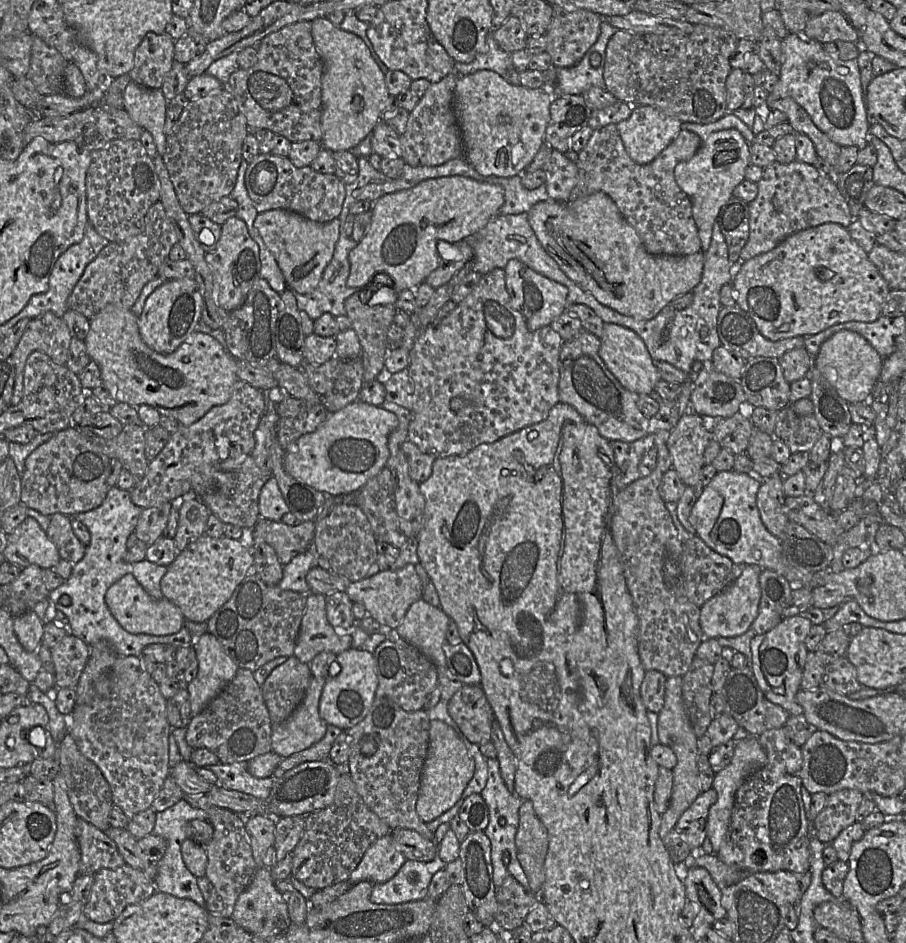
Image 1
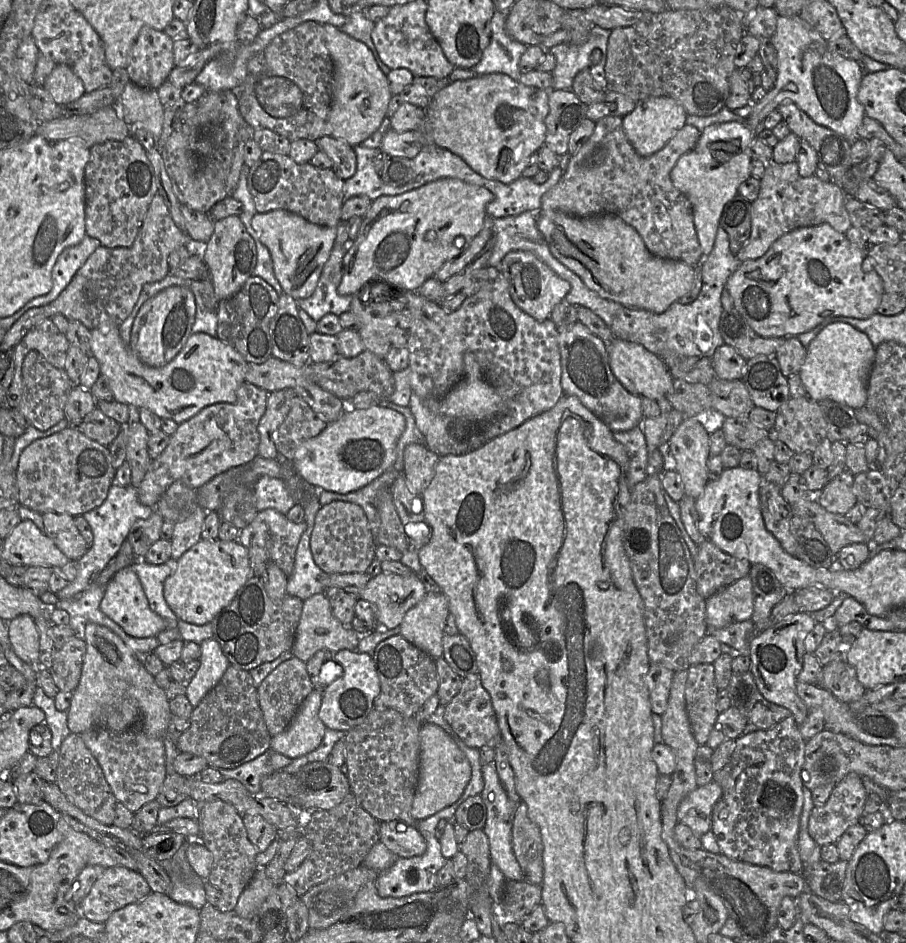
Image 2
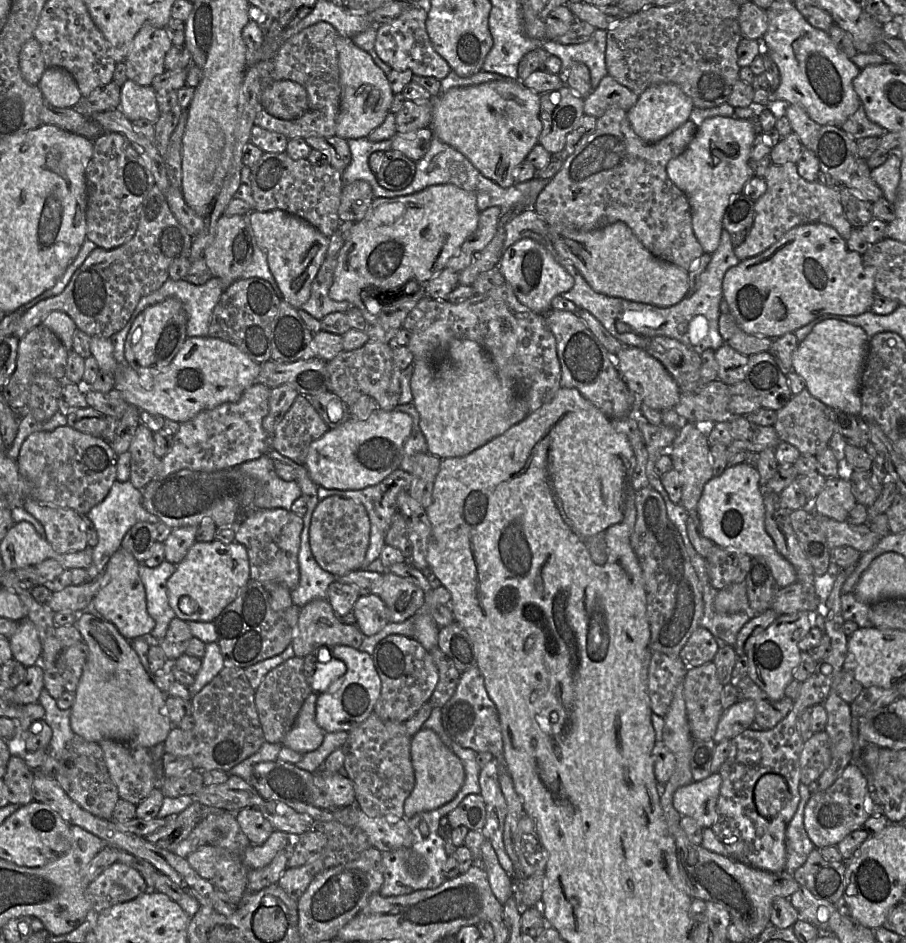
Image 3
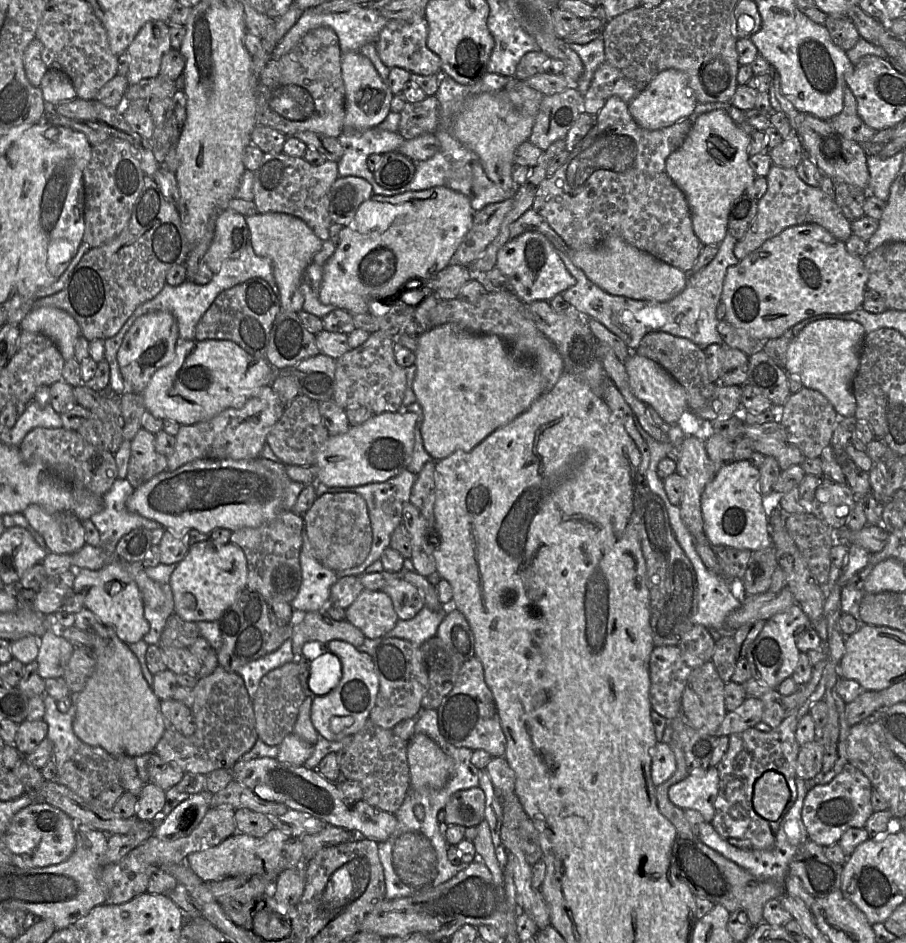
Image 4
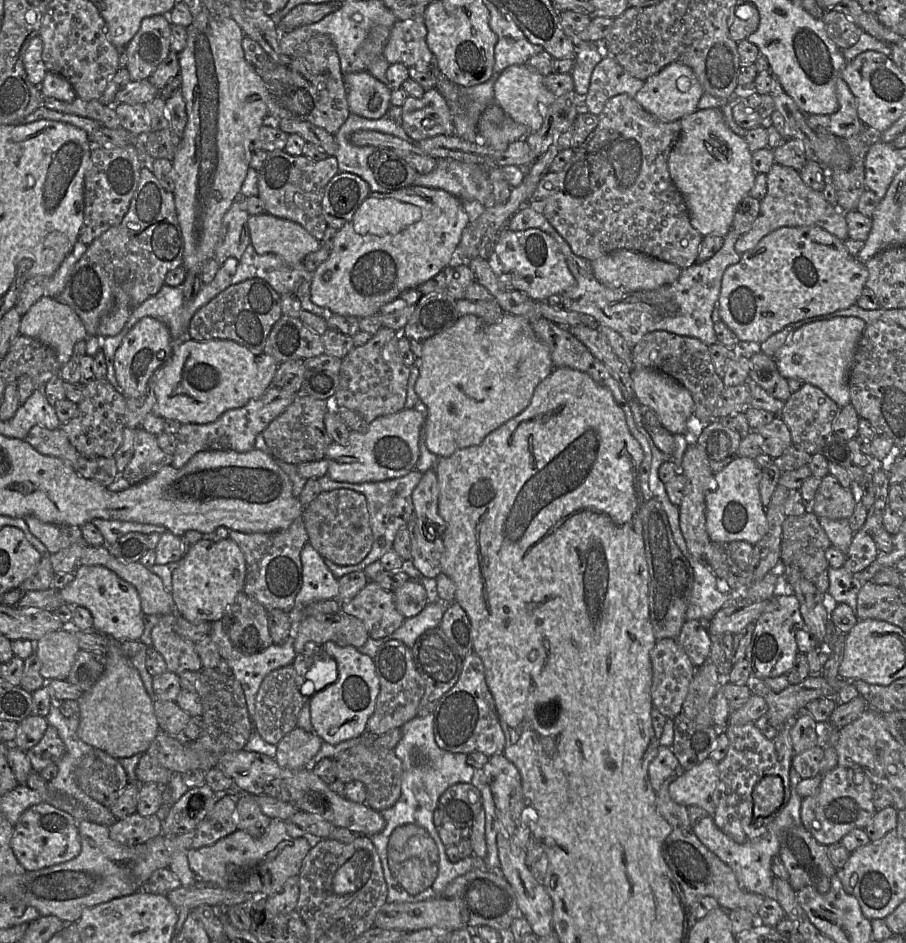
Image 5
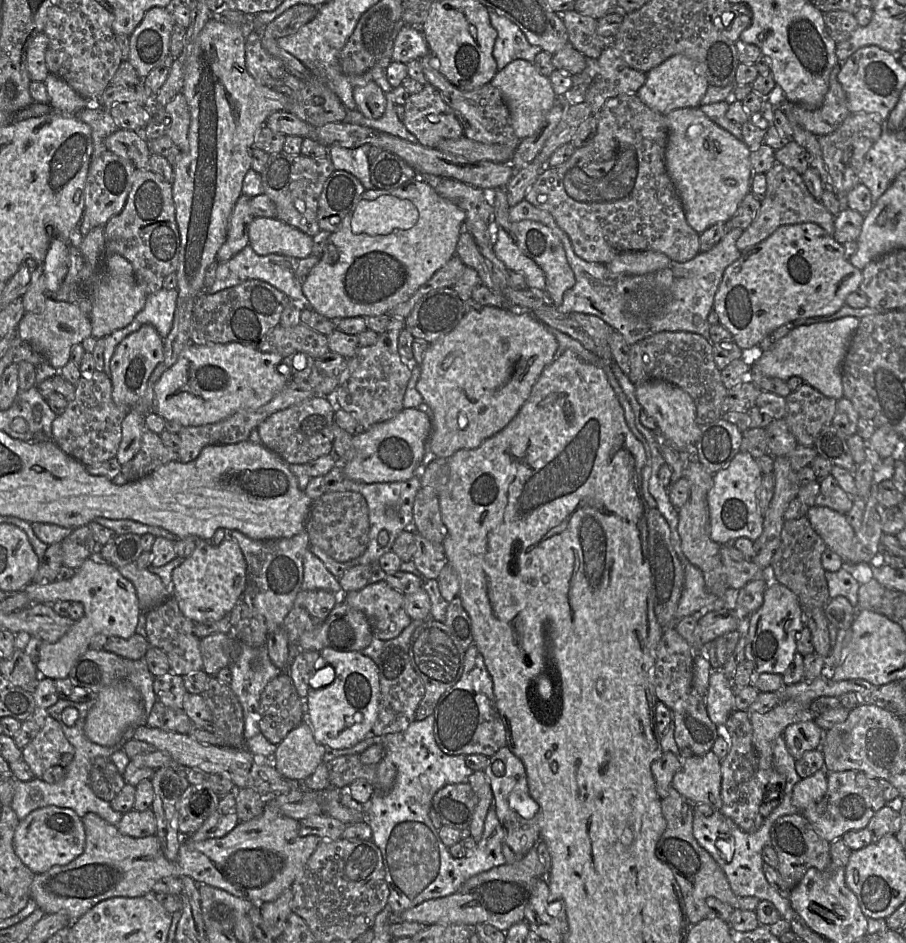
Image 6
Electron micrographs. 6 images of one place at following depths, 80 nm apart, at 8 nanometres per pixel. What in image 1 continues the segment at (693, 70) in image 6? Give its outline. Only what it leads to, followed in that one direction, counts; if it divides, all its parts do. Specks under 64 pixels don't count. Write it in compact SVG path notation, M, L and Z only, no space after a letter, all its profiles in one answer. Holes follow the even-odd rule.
M649 105L634 108L631 116L617 124L619 135L629 157L637 164L652 162L679 134L682 122Z

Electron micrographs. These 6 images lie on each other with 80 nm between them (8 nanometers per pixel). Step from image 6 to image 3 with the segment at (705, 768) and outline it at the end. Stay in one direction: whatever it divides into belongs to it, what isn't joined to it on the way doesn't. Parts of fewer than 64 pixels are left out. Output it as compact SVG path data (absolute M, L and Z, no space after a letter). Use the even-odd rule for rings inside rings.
M711 773L701 781L678 788L673 795L674 808L681 816L693 818L702 828L711 827L716 820L721 782L719 773Z

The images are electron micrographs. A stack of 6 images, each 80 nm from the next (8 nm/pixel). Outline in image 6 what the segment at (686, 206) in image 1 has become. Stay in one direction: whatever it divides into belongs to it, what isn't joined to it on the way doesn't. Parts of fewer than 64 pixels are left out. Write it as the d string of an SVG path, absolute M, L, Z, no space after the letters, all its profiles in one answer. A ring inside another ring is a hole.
M622 94L606 101L598 113L597 132L586 145L576 149L571 158L557 167L545 167L535 183L528 190L525 199L533 206L549 212L557 225L568 235L576 255L587 262L607 264L617 255L632 251L656 251L665 254L670 260L683 263L693 259L700 252L700 235L690 227L677 191L667 173L665 152L668 138L668 128L665 116L650 109L637 94Z

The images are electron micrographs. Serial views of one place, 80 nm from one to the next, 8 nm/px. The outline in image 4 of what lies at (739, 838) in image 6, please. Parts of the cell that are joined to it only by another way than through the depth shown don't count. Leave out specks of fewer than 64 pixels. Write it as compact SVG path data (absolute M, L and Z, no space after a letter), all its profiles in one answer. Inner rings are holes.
M796 777L796 789L797 798L789 812L784 817L776 834L775 843L771 848L763 850L751 850L733 846L725 841L715 831L712 824L708 822L704 822L701 825L698 838L702 843L709 846L728 860L747 870L757 879L783 884L789 872L789 865L792 862L797 850L801 845L809 840L801 817L803 802L809 790L806 788L805 781L799 777Z

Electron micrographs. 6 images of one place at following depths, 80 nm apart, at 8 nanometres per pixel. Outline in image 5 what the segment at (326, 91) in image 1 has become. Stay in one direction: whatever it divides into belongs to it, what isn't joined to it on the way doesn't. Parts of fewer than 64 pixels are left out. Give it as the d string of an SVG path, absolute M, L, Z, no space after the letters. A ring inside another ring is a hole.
M369 71L349 73L343 78L350 113L373 120L388 113L391 88L377 80Z

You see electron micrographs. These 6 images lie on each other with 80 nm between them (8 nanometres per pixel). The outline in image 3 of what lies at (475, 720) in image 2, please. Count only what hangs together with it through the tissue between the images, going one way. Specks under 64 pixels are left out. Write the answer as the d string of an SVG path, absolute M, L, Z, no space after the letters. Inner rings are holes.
M477 666L461 673L452 697L441 708L441 722L450 738L475 752L490 752L496 760L503 757L503 739L498 711L484 686L484 678Z

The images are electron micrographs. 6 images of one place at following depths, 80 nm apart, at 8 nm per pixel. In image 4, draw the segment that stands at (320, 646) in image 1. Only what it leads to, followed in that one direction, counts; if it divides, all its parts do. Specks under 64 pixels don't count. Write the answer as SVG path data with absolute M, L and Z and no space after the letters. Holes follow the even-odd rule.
M325 610L300 613L291 626L292 651L294 655L304 656L303 647L311 641L325 645L332 640L340 640L361 646L365 640L360 629L349 621L336 621L329 617Z

